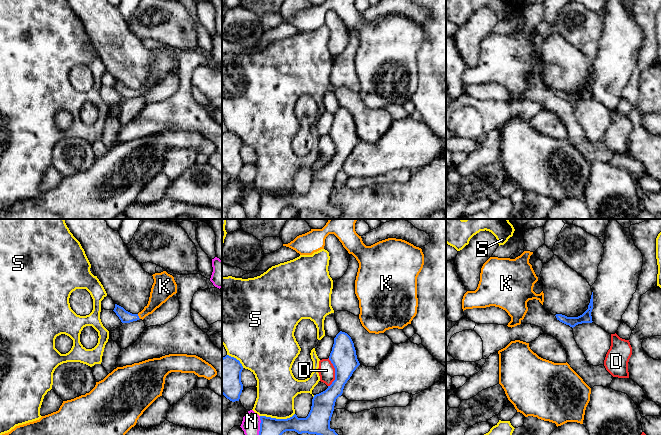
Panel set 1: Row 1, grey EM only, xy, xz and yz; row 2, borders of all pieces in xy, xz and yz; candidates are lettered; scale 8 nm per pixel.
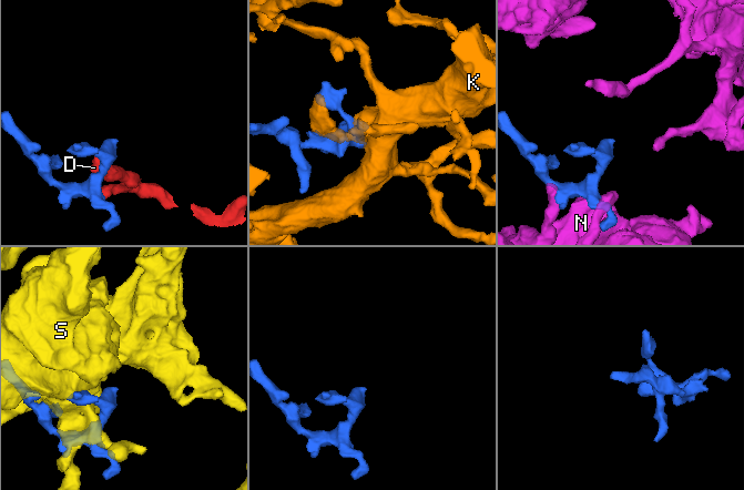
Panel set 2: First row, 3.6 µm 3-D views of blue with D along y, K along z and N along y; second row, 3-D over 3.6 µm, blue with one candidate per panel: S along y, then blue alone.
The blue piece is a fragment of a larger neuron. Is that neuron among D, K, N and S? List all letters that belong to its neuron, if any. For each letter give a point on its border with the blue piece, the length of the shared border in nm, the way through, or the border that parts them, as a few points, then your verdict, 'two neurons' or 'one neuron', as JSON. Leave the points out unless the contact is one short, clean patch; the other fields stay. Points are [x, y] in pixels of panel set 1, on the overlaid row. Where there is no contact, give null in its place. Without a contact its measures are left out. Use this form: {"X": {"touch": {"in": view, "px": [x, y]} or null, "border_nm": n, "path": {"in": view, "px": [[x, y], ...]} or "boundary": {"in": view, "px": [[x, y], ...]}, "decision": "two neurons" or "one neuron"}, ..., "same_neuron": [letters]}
{"D": {"touch": {"in": "xz", "px": [335, 372]}, "border_nm": 240, "decision": "two neurons"}, "K": {"touch": {"in": "xy", "px": [138, 316]}, "border_nm": 50, "path": {"in": "xy", "px": [[126, 317], [138, 316], [155, 301], [159, 294]]}, "decision": "one neuron"}, "N": {"touch": {"in": "xz", "px": [260, 425]}, "border_nm": 150, "boundary": {"in": "xz", "px": [[260, 416], [260, 430], [258, 434]]}, "decision": "two neurons"}, "S": {"touch": {"in": "xz", "px": [277, 419]}, "border_nm": 280, "decision": "two neurons"}, "same_neuron": ["K"]}

